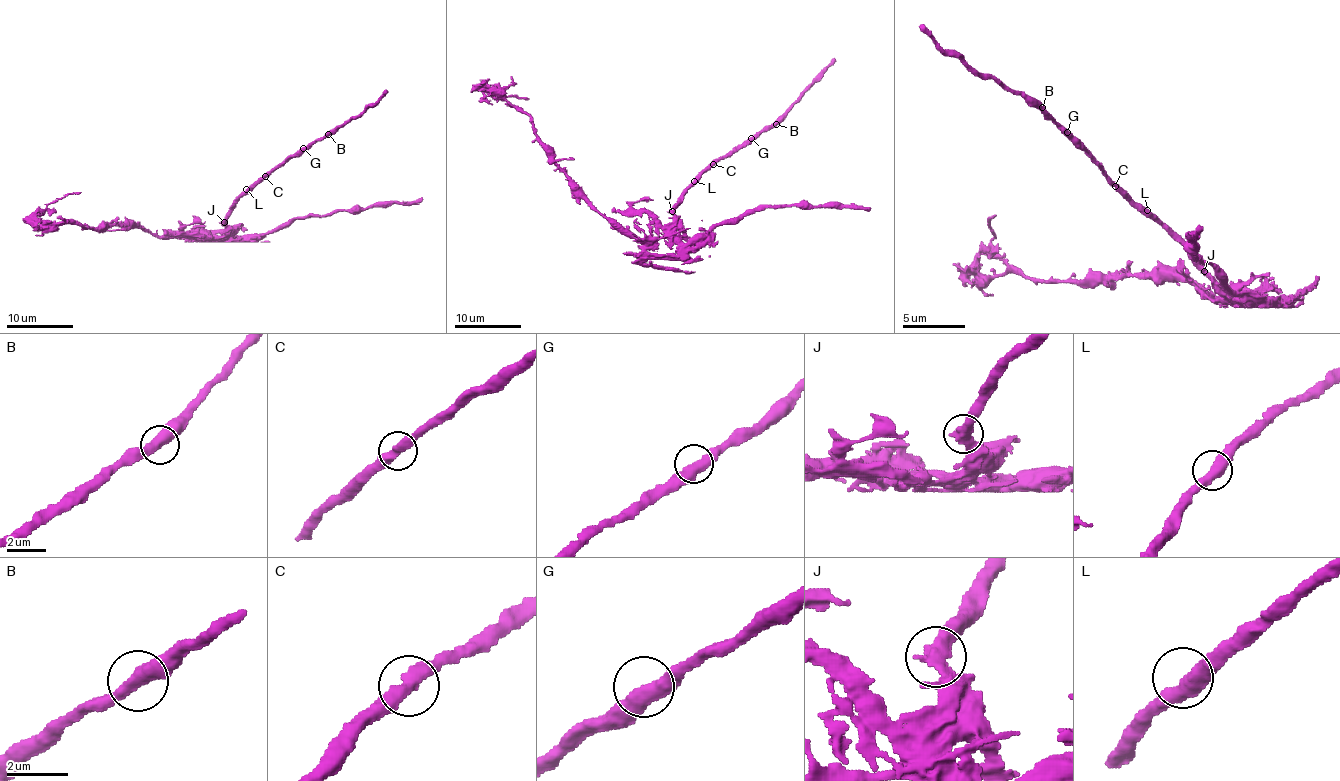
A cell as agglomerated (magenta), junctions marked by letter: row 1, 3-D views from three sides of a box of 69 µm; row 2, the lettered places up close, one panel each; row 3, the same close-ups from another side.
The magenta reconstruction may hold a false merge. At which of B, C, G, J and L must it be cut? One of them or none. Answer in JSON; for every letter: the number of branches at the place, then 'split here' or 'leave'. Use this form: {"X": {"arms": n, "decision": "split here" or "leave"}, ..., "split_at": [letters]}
{"B": {"arms": 2, "decision": "leave"}, "C": {"arms": 2, "decision": "leave"}, "G": {"arms": 2, "decision": "leave"}, "J": {"arms": 2, "decision": "split here"}, "L": {"arms": 2, "decision": "leave"}, "split_at": ["J"]}

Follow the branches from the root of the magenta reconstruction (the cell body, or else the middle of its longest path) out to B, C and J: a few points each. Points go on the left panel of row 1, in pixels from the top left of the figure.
B: (207, 236), (219, 238), (226, 231), (226, 213), (244, 194), (289, 158), (299, 156), (328, 134)
C: (207, 236), (219, 238), (226, 231), (226, 213), (264, 176)
J: (207, 236), (219, 238), (224, 233), (224, 223)

